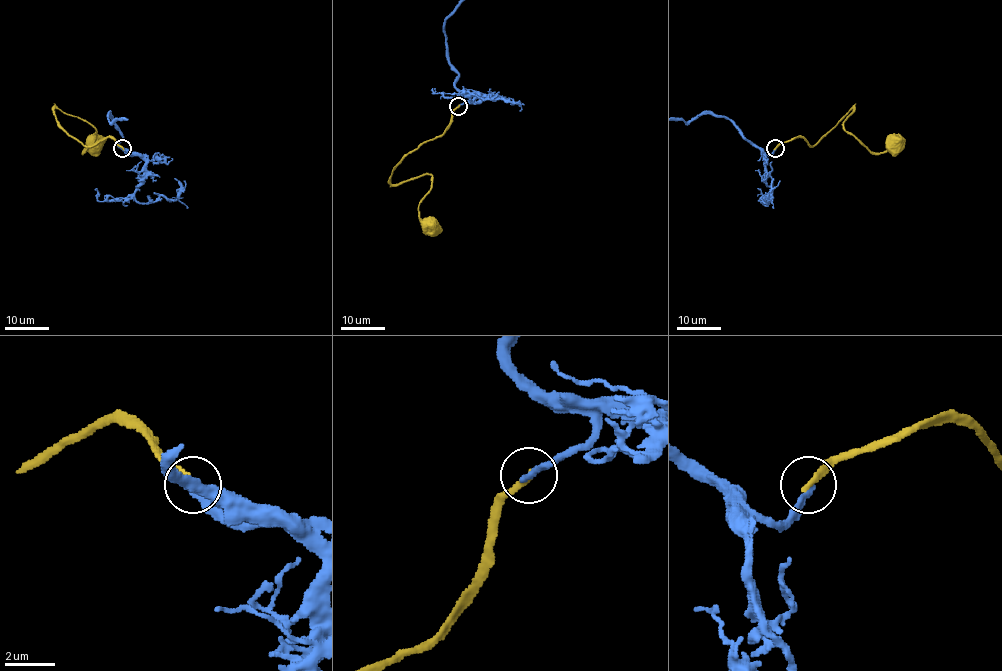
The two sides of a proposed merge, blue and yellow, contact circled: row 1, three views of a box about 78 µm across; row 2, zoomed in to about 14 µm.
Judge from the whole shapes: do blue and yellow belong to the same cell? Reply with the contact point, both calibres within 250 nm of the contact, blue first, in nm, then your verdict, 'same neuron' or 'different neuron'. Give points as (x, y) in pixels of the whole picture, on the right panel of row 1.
at (775, 148); 280 nm thick on the blue side, 280 nm on the other; different neuron

